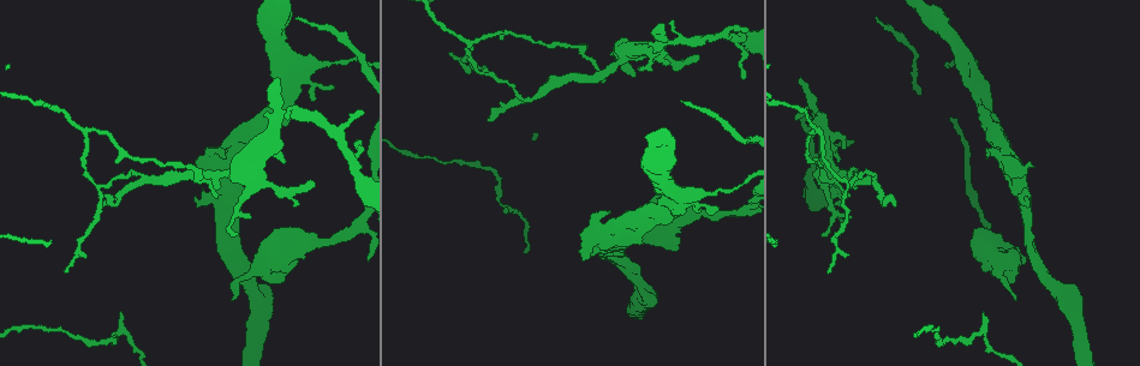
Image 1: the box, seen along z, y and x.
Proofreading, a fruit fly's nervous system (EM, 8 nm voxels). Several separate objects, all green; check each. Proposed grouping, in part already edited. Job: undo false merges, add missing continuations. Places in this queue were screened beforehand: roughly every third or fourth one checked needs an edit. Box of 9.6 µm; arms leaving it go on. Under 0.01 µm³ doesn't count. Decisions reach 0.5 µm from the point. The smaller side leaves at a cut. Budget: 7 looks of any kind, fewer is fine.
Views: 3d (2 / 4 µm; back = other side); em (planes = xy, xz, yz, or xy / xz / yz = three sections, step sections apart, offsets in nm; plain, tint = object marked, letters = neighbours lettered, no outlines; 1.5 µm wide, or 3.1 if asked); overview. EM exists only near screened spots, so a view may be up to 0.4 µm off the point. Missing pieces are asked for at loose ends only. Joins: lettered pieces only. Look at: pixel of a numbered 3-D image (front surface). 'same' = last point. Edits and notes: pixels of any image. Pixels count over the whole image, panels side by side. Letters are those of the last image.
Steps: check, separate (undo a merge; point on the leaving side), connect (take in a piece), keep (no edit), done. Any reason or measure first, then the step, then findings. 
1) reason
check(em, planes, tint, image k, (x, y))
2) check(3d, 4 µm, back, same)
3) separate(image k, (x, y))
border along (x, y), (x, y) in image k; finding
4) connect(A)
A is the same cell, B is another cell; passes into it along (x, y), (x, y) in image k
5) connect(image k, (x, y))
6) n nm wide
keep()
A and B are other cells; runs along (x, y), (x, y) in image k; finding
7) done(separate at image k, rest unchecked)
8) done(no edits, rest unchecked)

thick end
check(em, planes, letters, image 1, (624, 251))

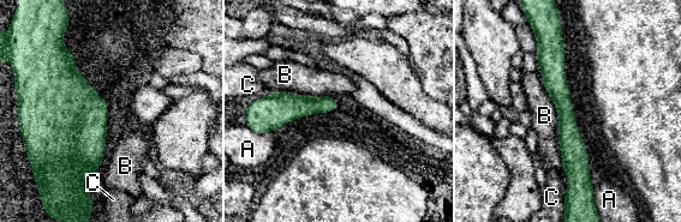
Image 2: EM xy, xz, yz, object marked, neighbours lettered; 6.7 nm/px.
keep()
A, B and C are other cells; runs along (555, 42), (555, 84), (579, 178) in image 2; none of them fits

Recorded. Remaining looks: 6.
tapers out
check(em, planes, letters, image 1, (1014, 300))

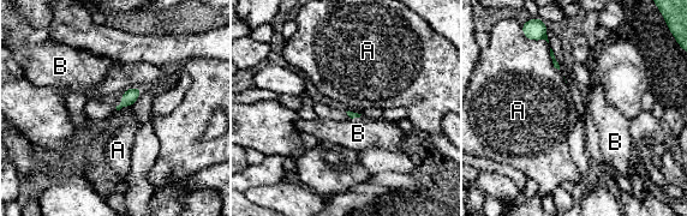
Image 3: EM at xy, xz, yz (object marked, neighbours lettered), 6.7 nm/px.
keep()
A and B are other cells; no lettered piece goes on from it

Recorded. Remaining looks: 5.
thin end
check(em, xy, step 4, tint, image 1, (853, 139))

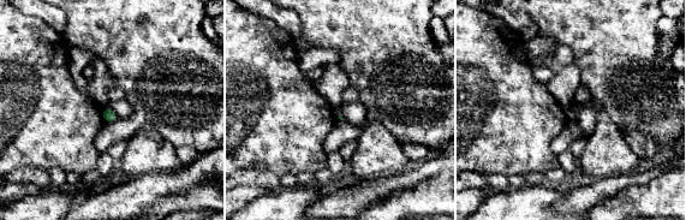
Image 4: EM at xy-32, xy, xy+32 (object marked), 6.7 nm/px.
cut it another way
check(em, planes, letters, same)

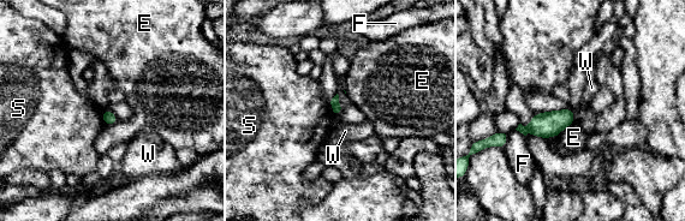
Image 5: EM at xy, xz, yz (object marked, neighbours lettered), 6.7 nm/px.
keep()
E, F, S and W are other cells; border along (573, 112), (576, 120) in image 5; no lettered piece goes on from it

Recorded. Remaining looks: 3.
done(no edits, rest unchecked)

